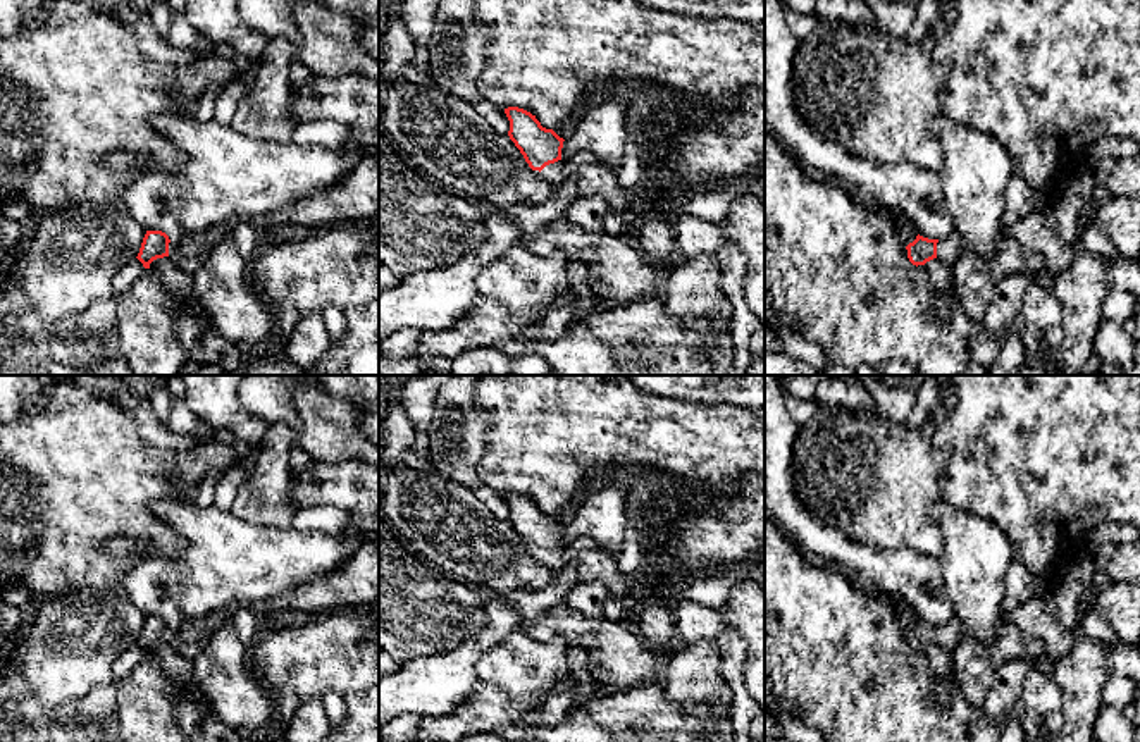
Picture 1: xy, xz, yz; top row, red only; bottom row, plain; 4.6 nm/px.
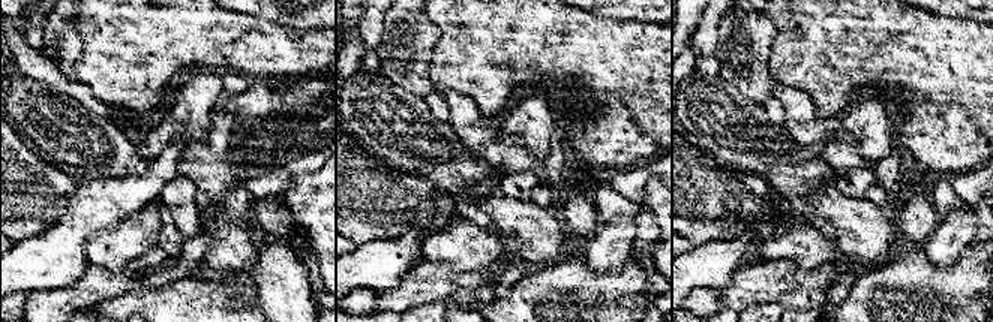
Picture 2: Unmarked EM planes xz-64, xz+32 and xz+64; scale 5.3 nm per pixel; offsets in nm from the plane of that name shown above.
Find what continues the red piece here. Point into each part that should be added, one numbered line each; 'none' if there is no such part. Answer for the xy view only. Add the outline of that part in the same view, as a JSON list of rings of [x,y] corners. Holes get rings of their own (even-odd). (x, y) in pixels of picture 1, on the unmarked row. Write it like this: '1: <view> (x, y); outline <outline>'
1: xy (355, 584); outline [[[362,544],[343,566],[325,577],[308,582],[289,592],[277,594],[255,604],[232,604],[201,618],[184,620],[169,628],[169,642],[181,656],[195,661],[205,649],[210,635],[232,620],[232,615],[248,608],[262,611],[313,611],[334,613],[362,608],[379,601],[379,544]]]

